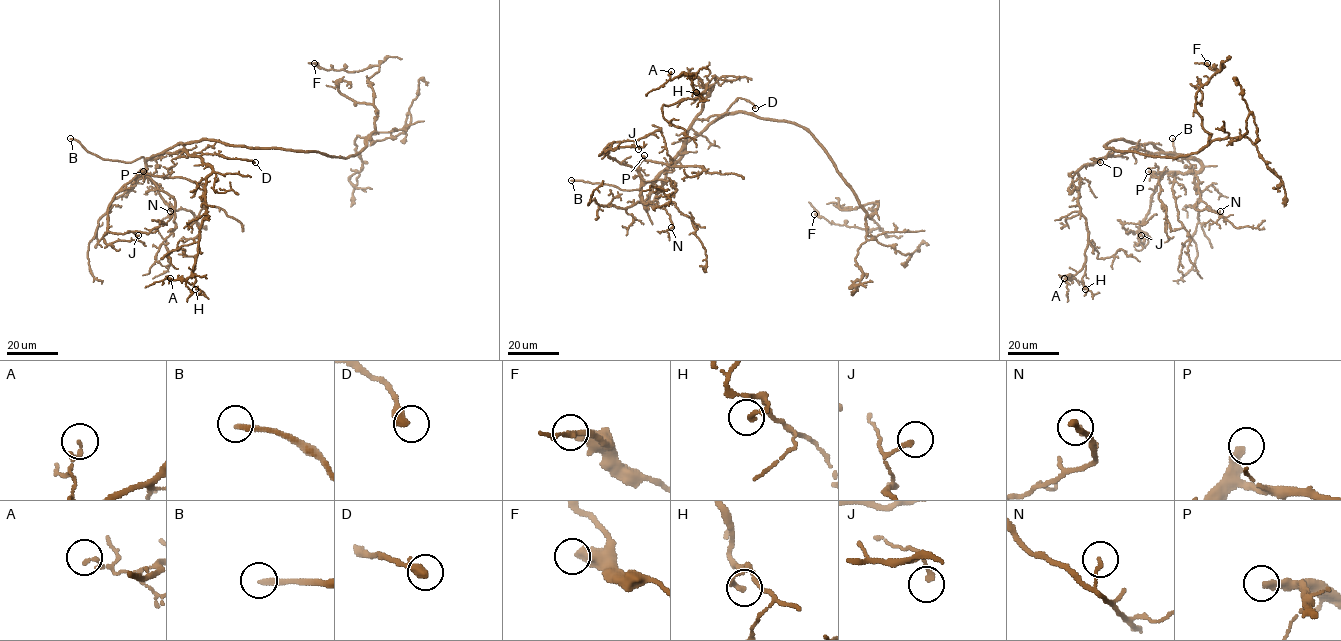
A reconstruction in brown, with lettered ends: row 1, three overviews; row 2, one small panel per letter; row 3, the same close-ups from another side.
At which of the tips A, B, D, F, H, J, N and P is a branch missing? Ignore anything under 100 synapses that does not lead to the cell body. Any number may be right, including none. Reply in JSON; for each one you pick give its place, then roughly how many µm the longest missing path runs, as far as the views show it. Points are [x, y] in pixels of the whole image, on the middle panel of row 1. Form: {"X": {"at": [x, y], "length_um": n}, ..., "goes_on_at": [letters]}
{"B": {"at": [571, 180], "length_um": 35}, "P": {"at": [644, 155], "length_um": 60}, "goes_on_at": ["B", "P"]}

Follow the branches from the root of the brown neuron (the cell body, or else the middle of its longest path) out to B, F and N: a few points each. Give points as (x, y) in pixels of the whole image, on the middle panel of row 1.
B: (725, 113), (687, 143), (684, 153), (657, 177), (646, 203), (638, 190), (571, 180)
F: (725, 113), (746, 112), (803, 126), (868, 215), (877, 204), (869, 217), (879, 228), (834, 224), (814, 214)
N: (725, 113), (691, 138), (684, 153), (653, 184), (646, 208), (646, 203), (663, 208), (671, 227)

